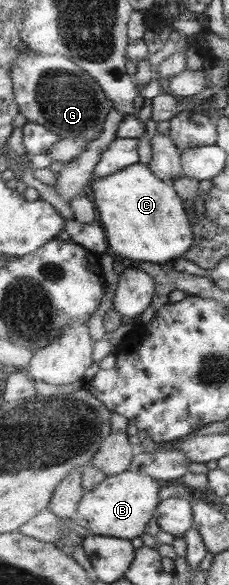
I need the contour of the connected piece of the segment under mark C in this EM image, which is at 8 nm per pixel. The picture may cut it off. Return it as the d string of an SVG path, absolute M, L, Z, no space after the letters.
M136 163L113 175L94 179L89 193L98 209L98 222L108 237L110 251L127 263L132 259L150 263L175 261L195 243L190 217L173 181L160 180L149 166Z

